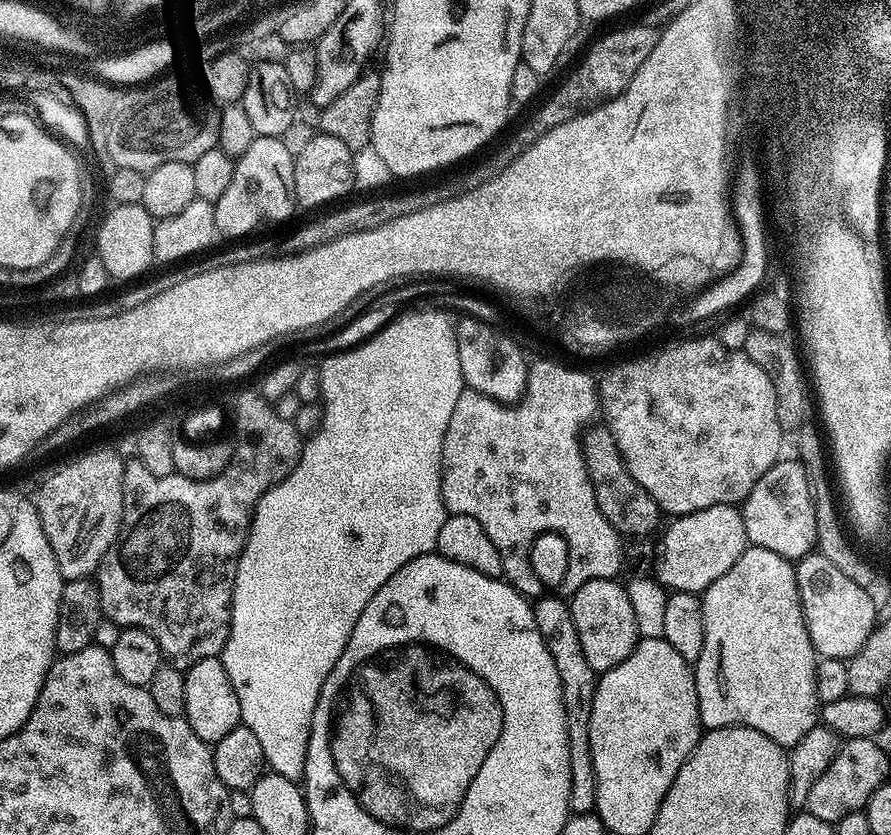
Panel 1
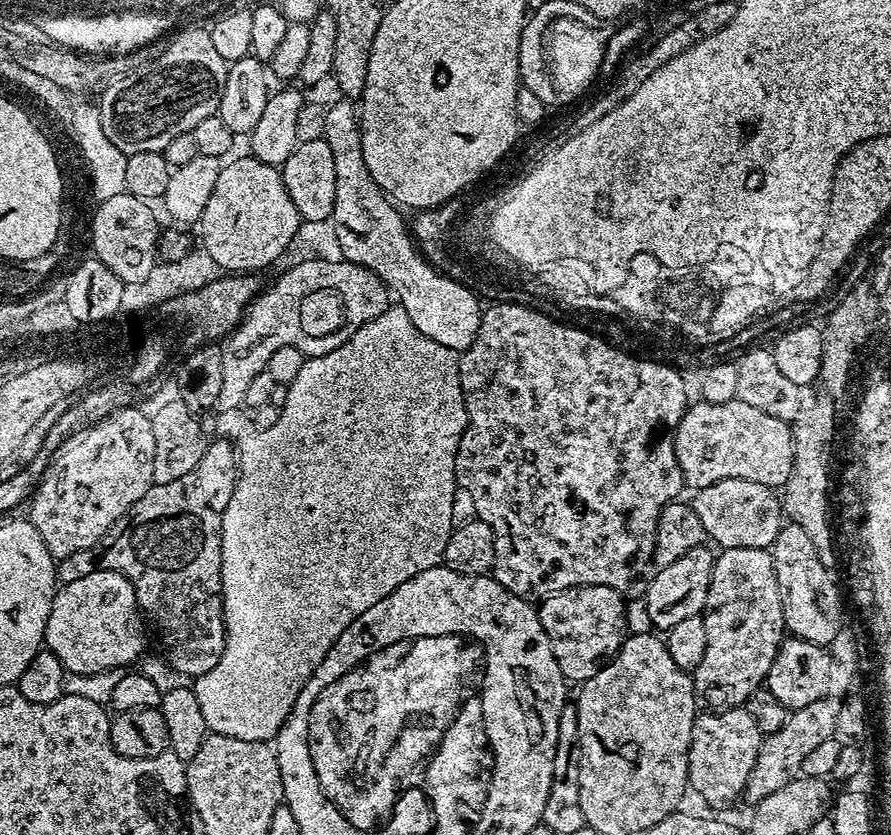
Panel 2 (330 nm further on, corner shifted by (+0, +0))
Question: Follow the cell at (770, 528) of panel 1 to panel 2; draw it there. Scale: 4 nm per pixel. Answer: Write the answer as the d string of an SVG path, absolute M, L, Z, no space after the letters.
M726 478L699 489L695 496L692 508L713 545L720 544L721 549L771 549L774 538L778 538L782 527L782 500L773 489L758 482L746 482L746 478Z

